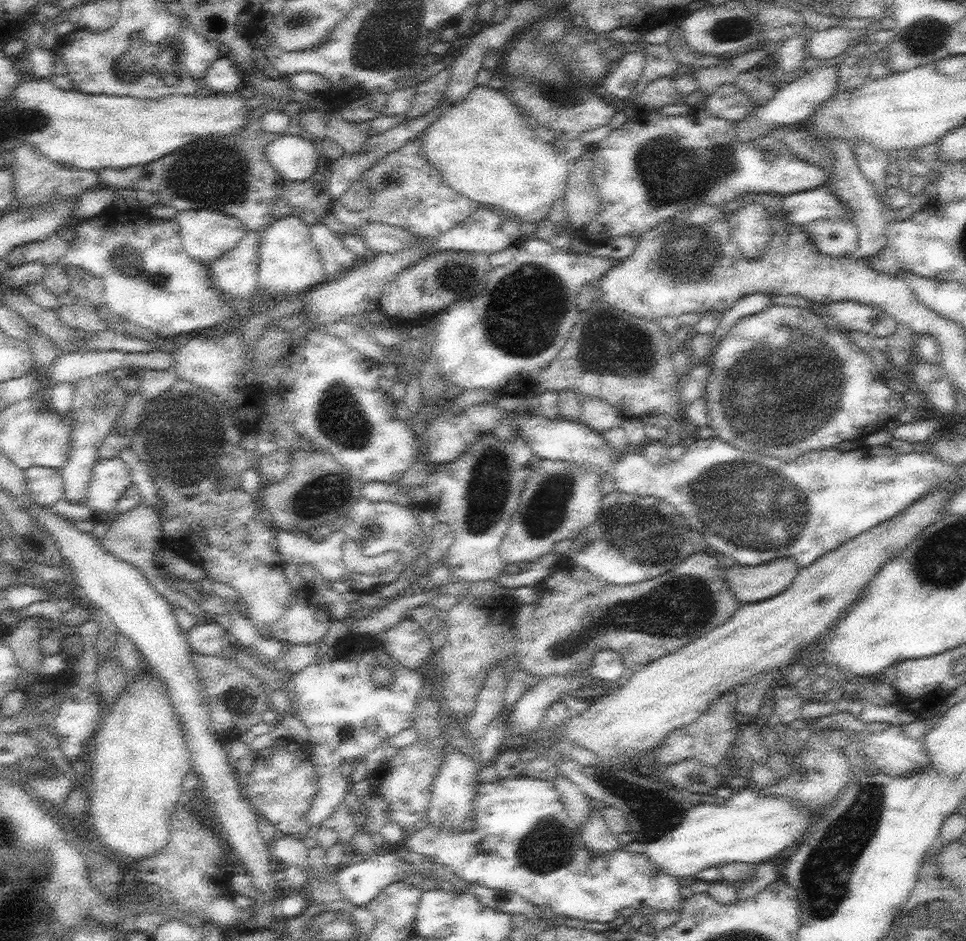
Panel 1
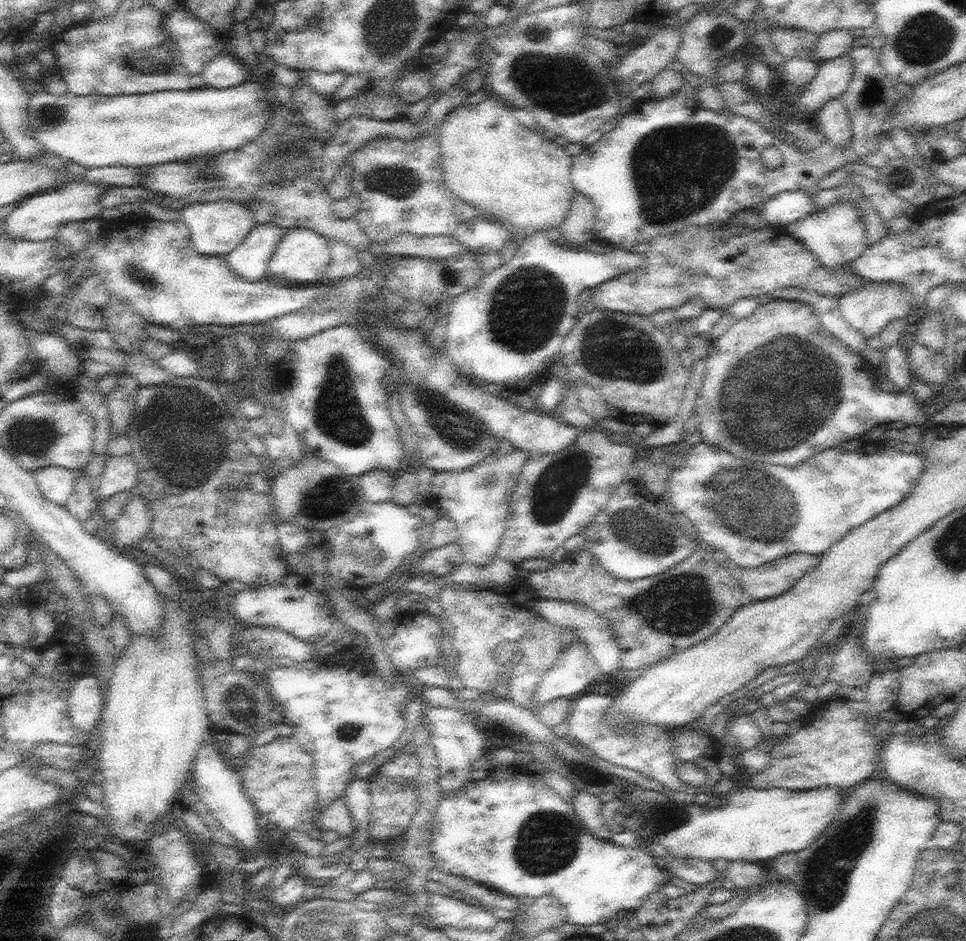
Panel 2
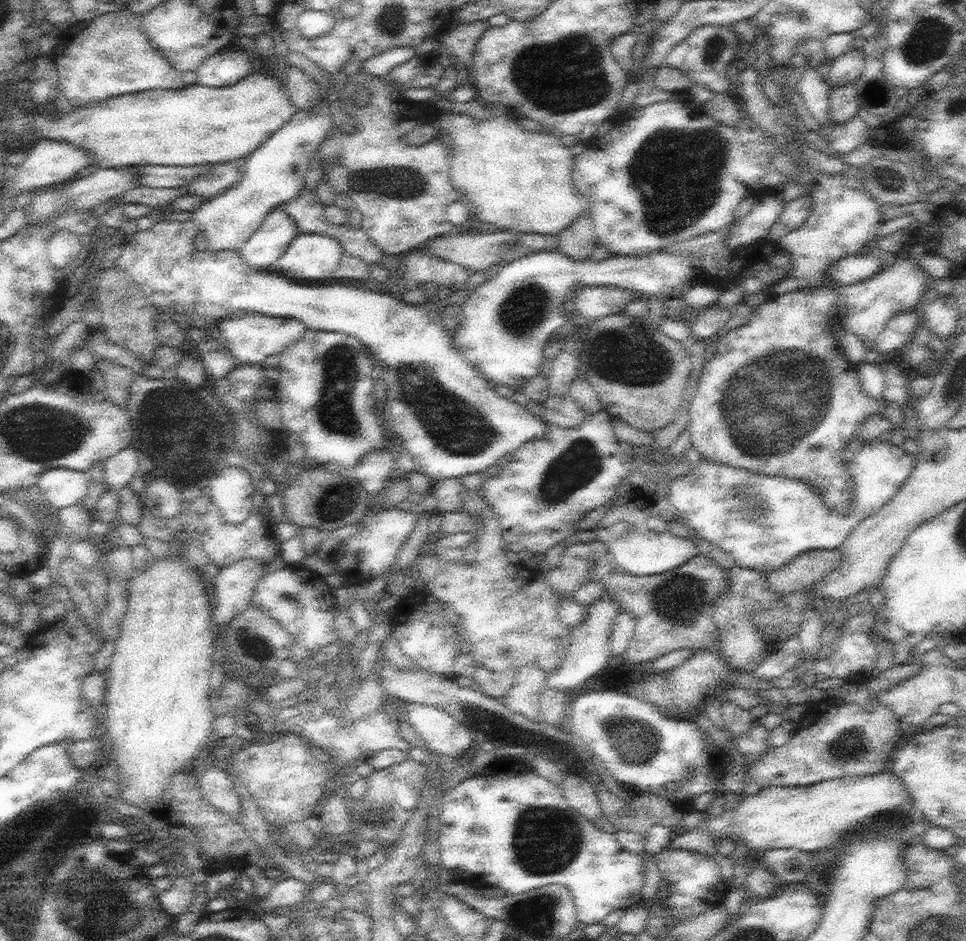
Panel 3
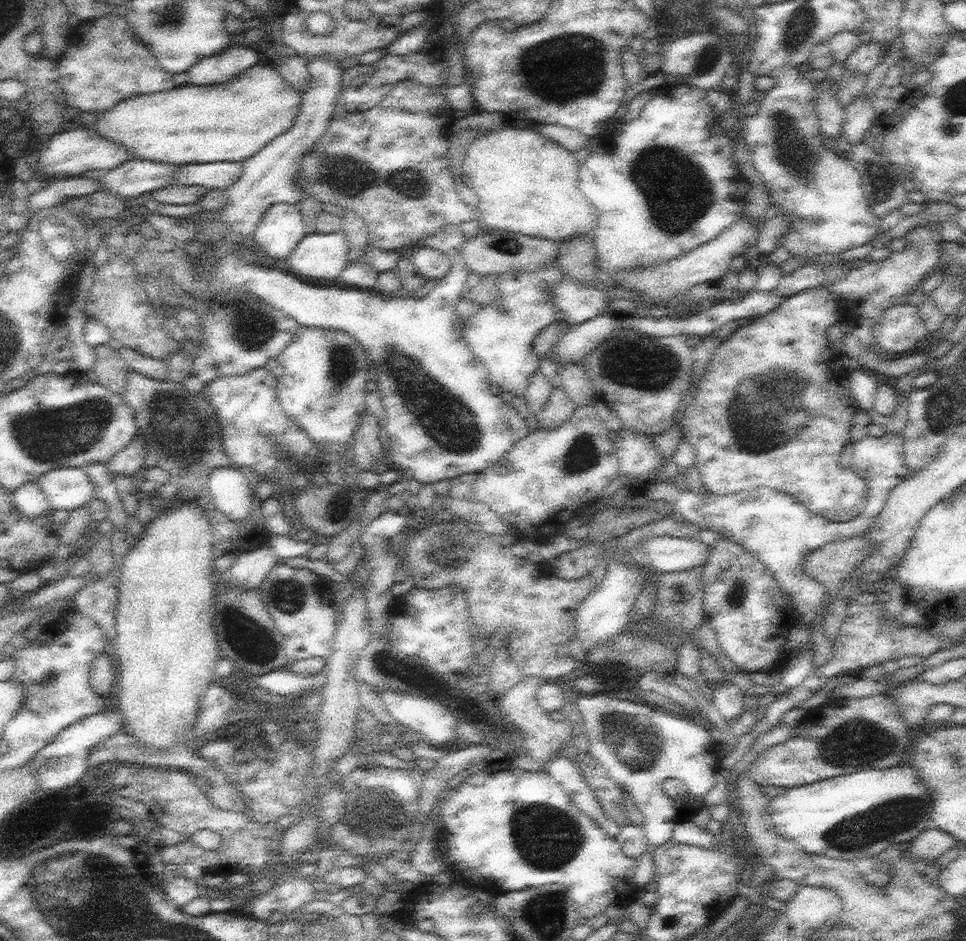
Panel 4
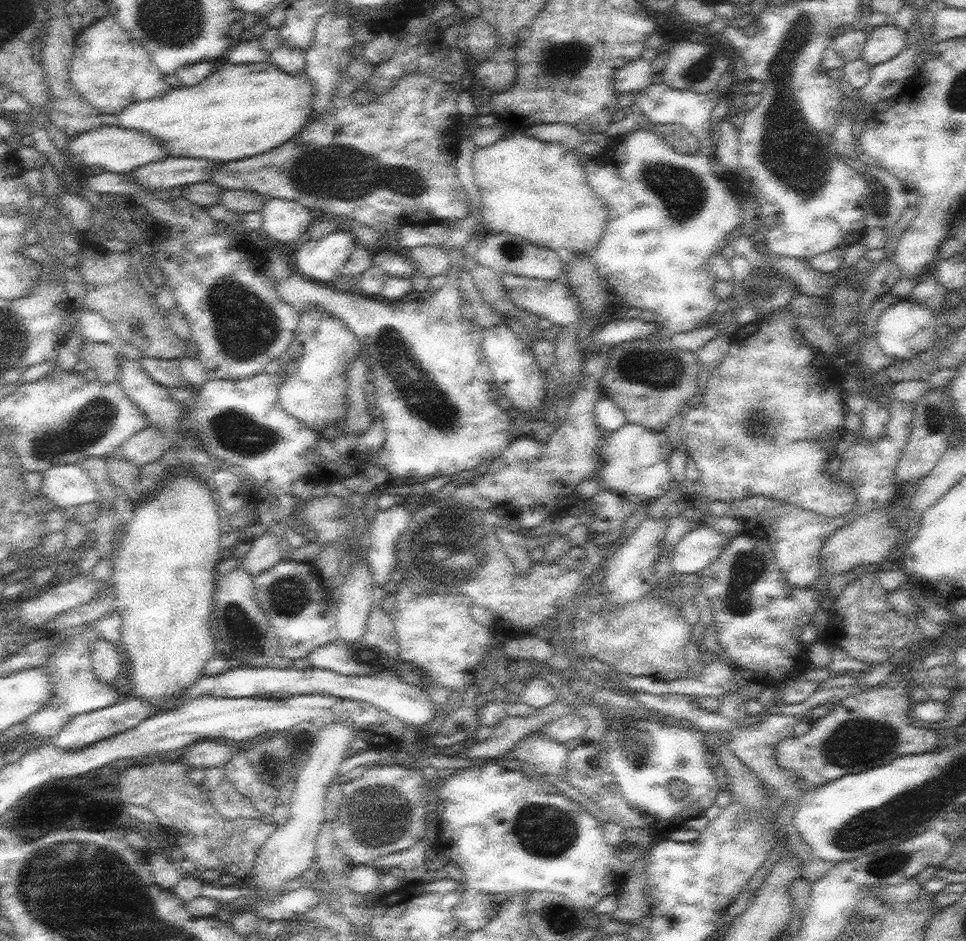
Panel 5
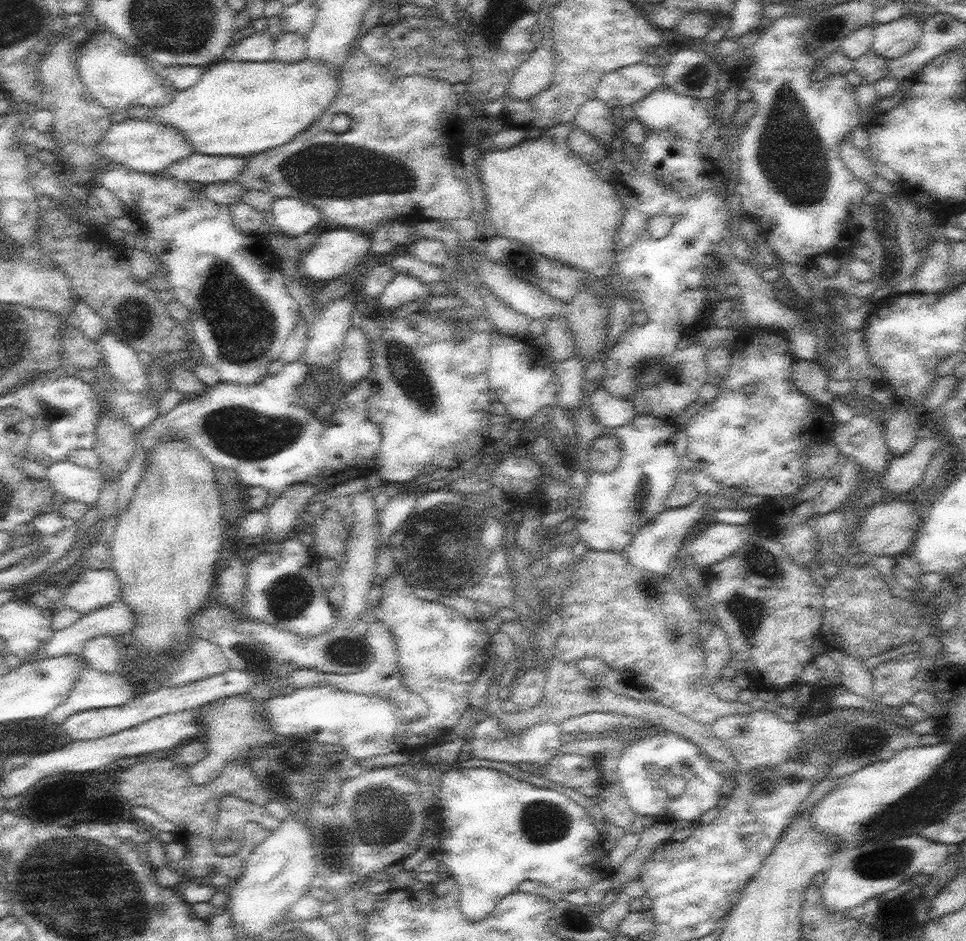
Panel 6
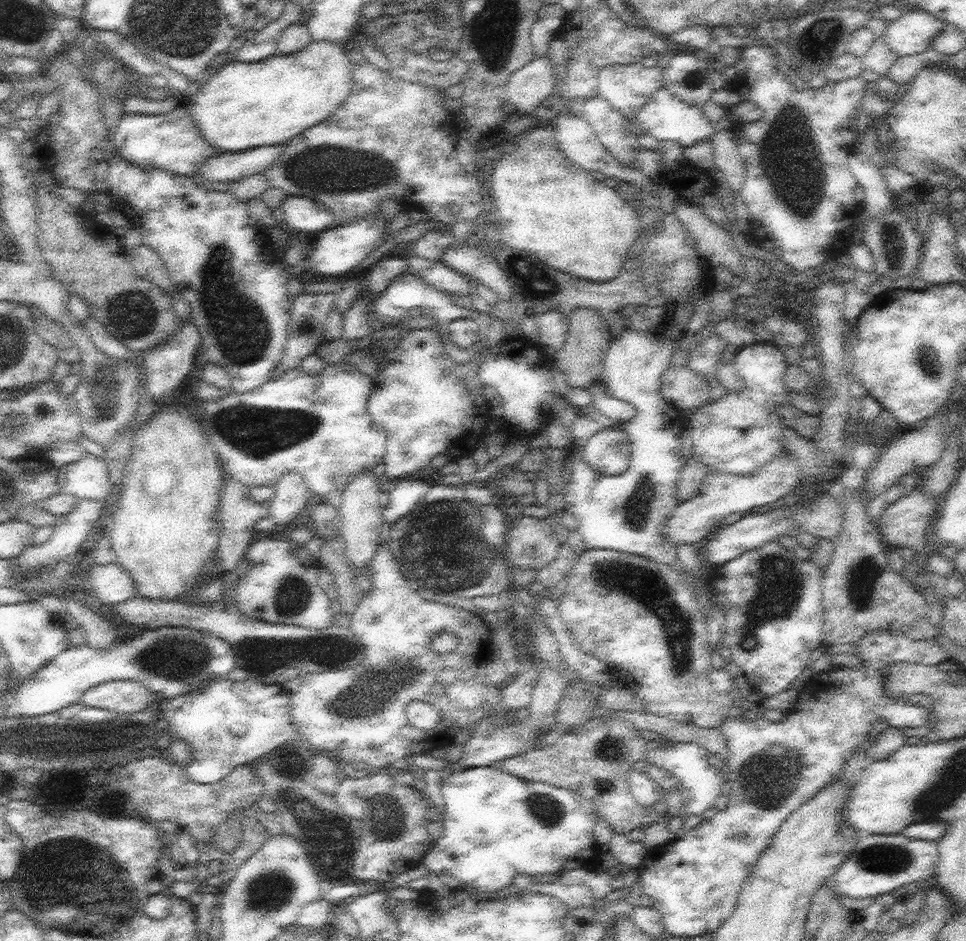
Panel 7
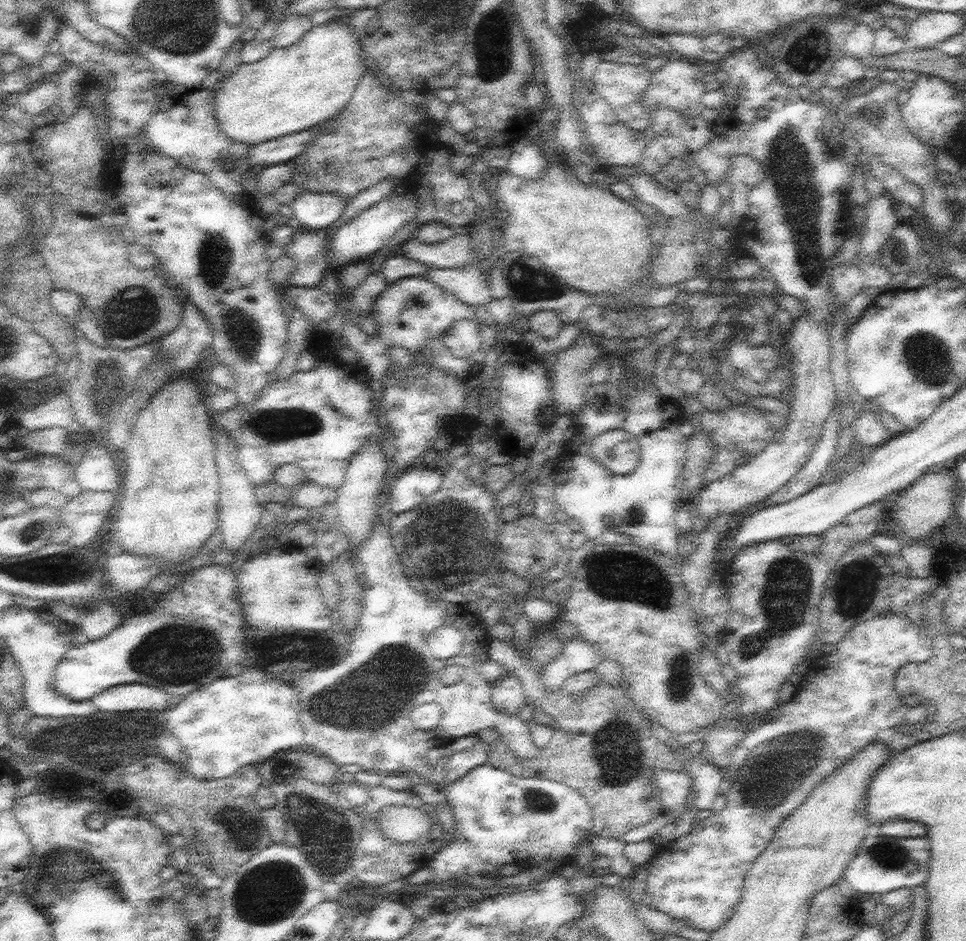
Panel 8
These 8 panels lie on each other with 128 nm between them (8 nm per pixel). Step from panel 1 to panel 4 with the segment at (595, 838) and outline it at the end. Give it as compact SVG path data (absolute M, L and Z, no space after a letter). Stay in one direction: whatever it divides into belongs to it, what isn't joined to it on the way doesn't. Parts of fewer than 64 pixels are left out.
M556 754L549 763L546 772L570 795L571 802L576 806L576 809L590 816L602 829L607 831L608 835L618 836L621 827L604 813L600 800L588 785L582 770L576 763L571 762L568 756Z

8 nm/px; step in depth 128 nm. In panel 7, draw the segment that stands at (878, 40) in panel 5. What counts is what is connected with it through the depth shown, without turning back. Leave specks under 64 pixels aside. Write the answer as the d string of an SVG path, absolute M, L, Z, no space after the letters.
M908 8L898 20L886 24L883 36L898 56L912 56L928 50L946 25L944 18L923 9Z

